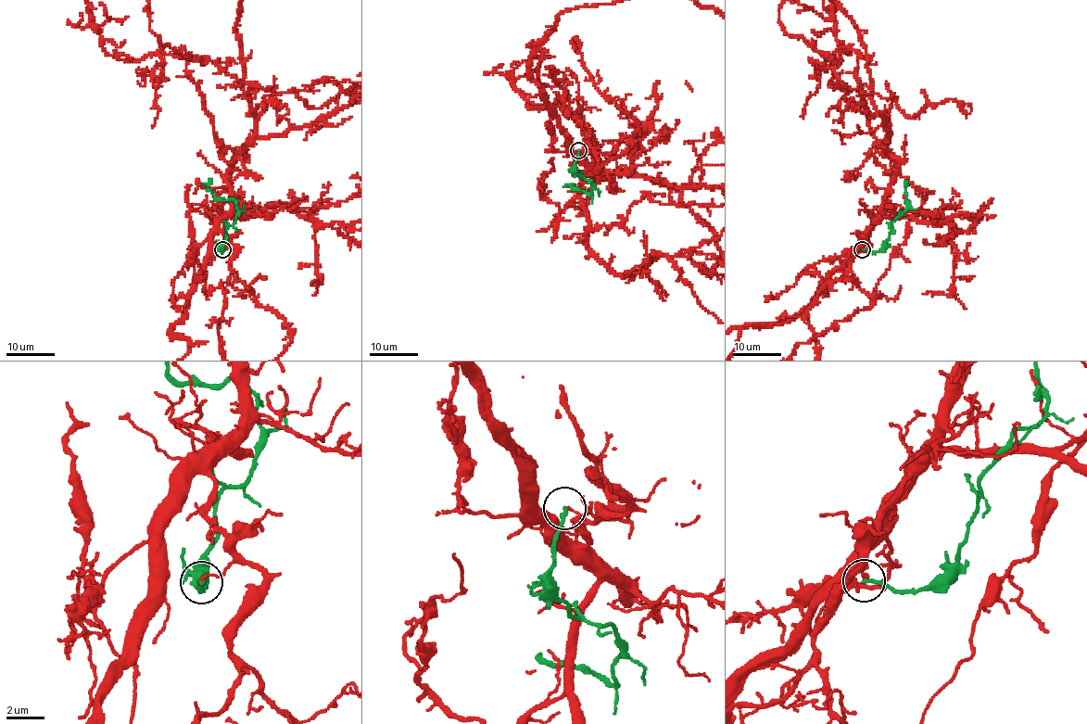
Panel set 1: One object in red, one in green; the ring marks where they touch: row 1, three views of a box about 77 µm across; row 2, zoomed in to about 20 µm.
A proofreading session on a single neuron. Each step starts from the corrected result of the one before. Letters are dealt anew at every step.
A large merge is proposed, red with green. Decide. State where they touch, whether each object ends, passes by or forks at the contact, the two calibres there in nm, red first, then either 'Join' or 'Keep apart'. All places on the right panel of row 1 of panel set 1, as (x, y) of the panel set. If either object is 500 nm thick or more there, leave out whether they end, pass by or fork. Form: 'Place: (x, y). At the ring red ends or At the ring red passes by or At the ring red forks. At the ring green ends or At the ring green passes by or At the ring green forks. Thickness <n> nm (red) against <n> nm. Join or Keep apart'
Place: (862, 249). At the ring red ends. At the ring green ends. Thickness 110 nm (red) against 200 nm. Keep apart

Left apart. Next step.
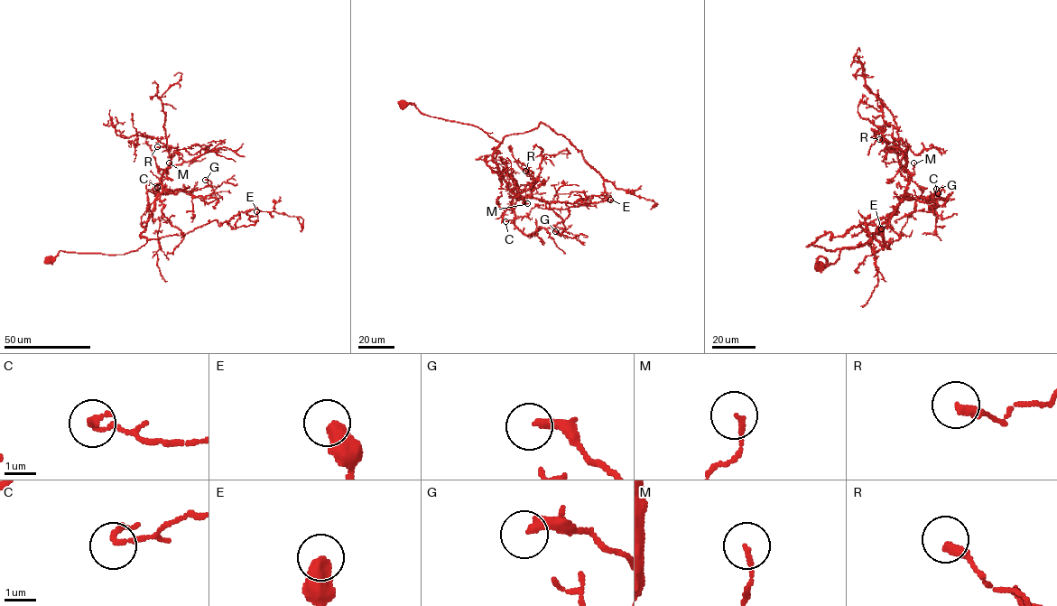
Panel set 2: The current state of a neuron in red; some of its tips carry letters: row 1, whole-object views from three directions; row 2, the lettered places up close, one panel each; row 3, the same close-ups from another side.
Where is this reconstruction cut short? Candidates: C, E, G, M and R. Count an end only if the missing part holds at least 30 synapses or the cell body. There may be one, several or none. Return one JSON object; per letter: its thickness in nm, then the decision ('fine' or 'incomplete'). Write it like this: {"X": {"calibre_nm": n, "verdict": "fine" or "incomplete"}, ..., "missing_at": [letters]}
{"C": {"calibre_nm": 200, "verdict": "fine"}, "E": {"calibre_nm": 550, "verdict": "fine"}, "G": {"calibre_nm": 280, "verdict": "fine"}, "M": {"calibre_nm": 140, "verdict": "fine"}, "R": {"calibre_nm": 300, "verdict": "fine"}, "missing_at": []}

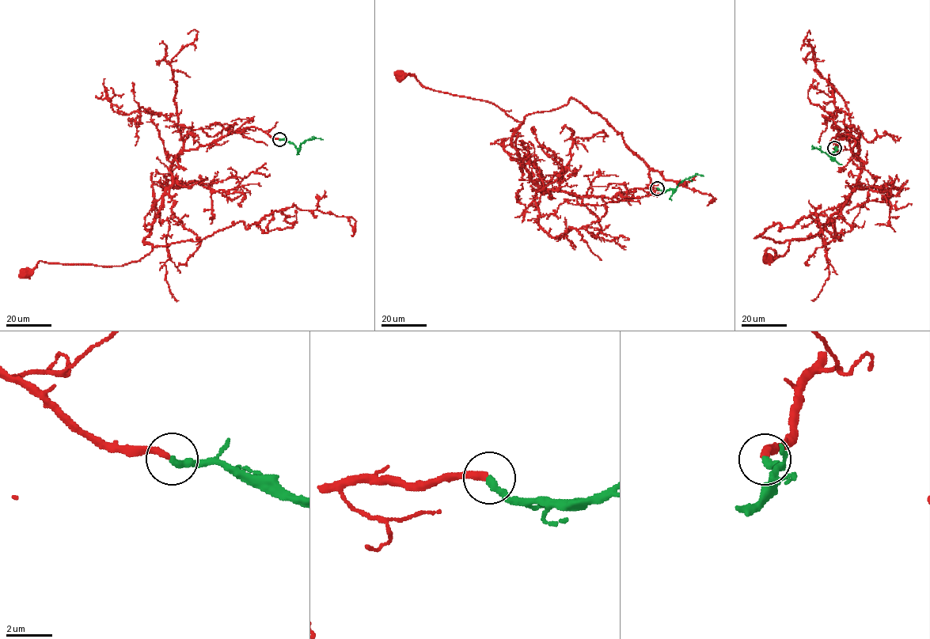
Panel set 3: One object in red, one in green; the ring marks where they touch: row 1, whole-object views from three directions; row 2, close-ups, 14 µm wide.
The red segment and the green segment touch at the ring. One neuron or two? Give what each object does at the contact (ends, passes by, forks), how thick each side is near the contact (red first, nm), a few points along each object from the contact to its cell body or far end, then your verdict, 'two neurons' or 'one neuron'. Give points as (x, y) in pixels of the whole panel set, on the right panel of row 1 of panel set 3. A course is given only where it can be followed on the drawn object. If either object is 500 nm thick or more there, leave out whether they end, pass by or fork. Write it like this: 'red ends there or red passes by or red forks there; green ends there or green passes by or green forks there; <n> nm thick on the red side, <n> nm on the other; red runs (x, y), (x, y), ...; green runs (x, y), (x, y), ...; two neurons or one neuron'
red ends there; green ends there; 300 nm thick on the red side, 320 nm on the other; red runs (835, 147), (844, 134), (856, 139), (855, 188), (814, 236), (792, 239), (775, 259), (769, 247), (768, 259); green runs (835, 147), (831, 159), (817, 148), (812, 149); one neuron

